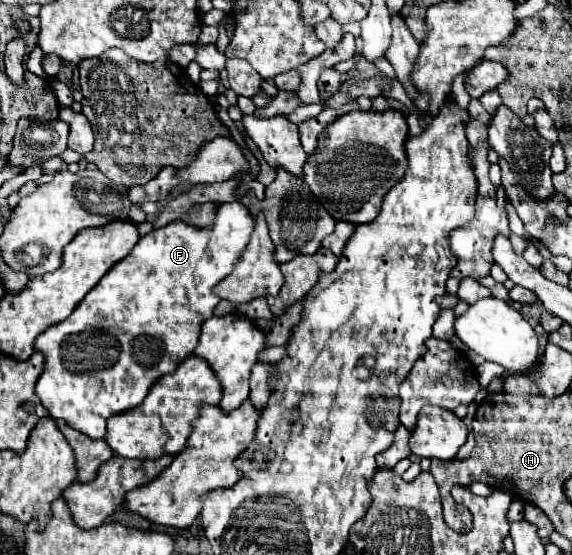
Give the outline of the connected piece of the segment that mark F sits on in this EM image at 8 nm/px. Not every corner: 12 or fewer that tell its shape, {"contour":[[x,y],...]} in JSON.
{"contour":[[261,199],[141,237],[35,339],[35,395],[103,439],[193,353]]}

